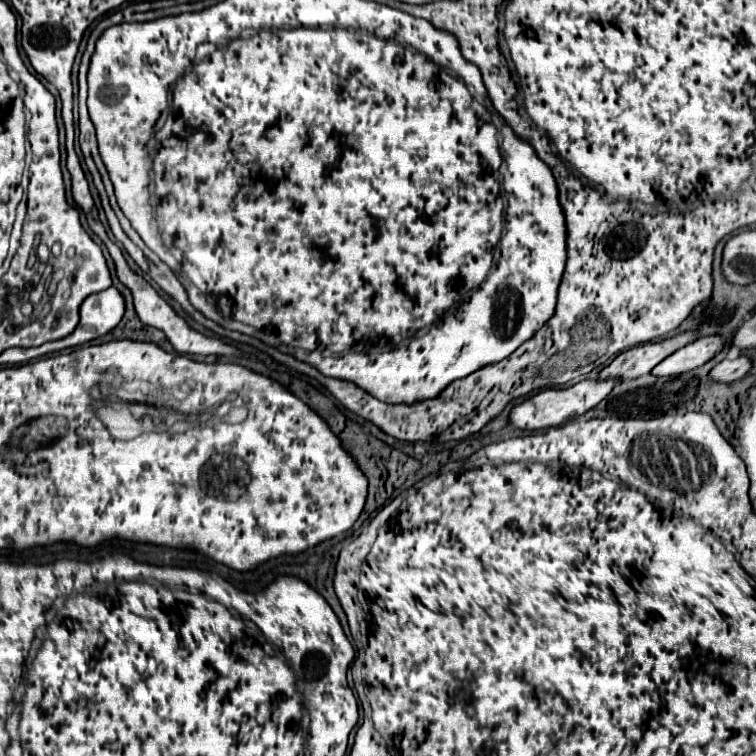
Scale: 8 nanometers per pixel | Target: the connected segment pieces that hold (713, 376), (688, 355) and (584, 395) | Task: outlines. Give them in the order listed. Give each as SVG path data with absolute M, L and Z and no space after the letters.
M738 356L734 360L722 360L710 370L710 380L730 384L730 382L746 376L748 370L750 370L750 360L746 356Z
M704 336L696 338L694 342L682 346L668 358L664 358L654 370L654 376L678 376L684 372L690 372L704 362L708 362L716 352L722 348L722 338L720 336Z
M586 378L570 388L546 388L540 390L538 394L530 396L528 400L524 400L522 404L514 406L508 414L508 422L512 428L516 430L544 430L544 428L552 428L552 426L560 426L576 416L582 416L584 412L588 412L590 408L594 408L602 398L608 396L608 392L618 384L618 378L610 378L604 382L596 382L594 378Z

